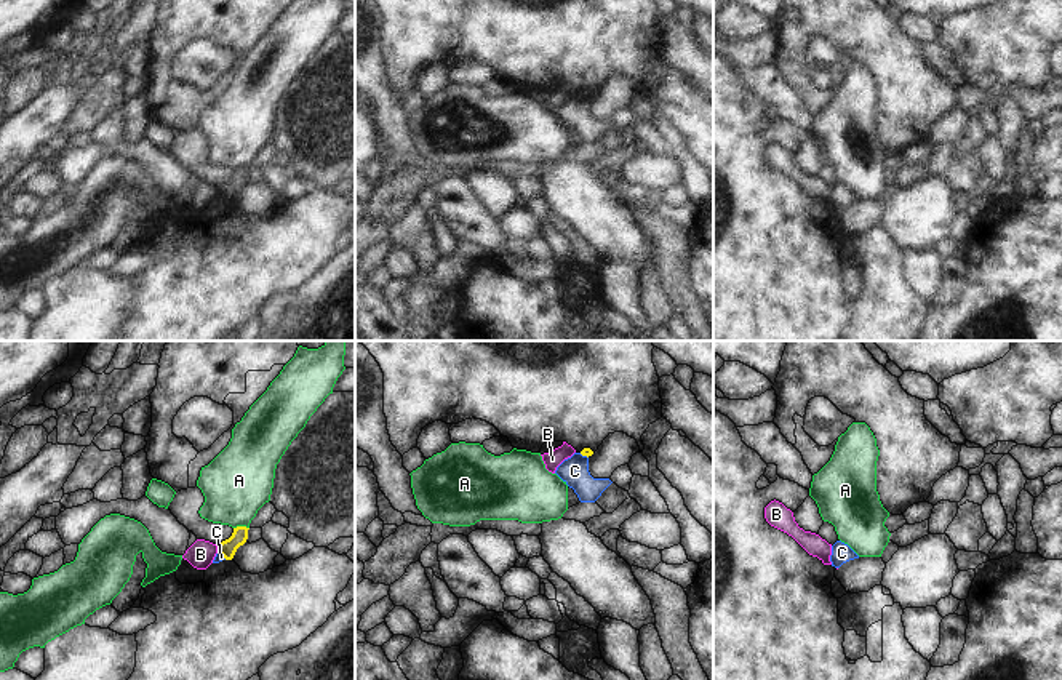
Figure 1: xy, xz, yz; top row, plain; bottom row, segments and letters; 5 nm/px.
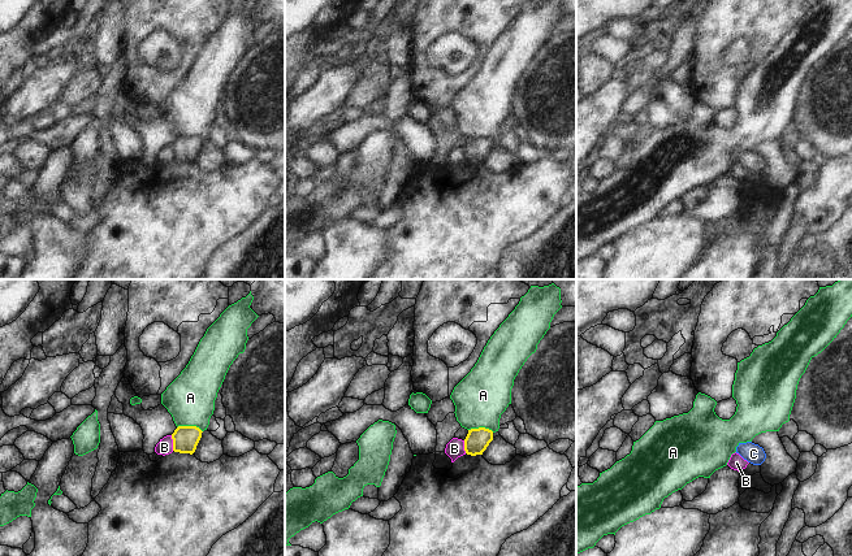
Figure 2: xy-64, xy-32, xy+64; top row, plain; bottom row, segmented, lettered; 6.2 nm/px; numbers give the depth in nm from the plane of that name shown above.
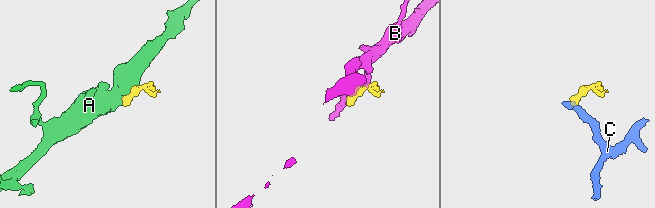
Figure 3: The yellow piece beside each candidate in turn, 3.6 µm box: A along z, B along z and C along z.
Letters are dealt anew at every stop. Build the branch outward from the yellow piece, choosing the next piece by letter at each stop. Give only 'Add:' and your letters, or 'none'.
Add: none

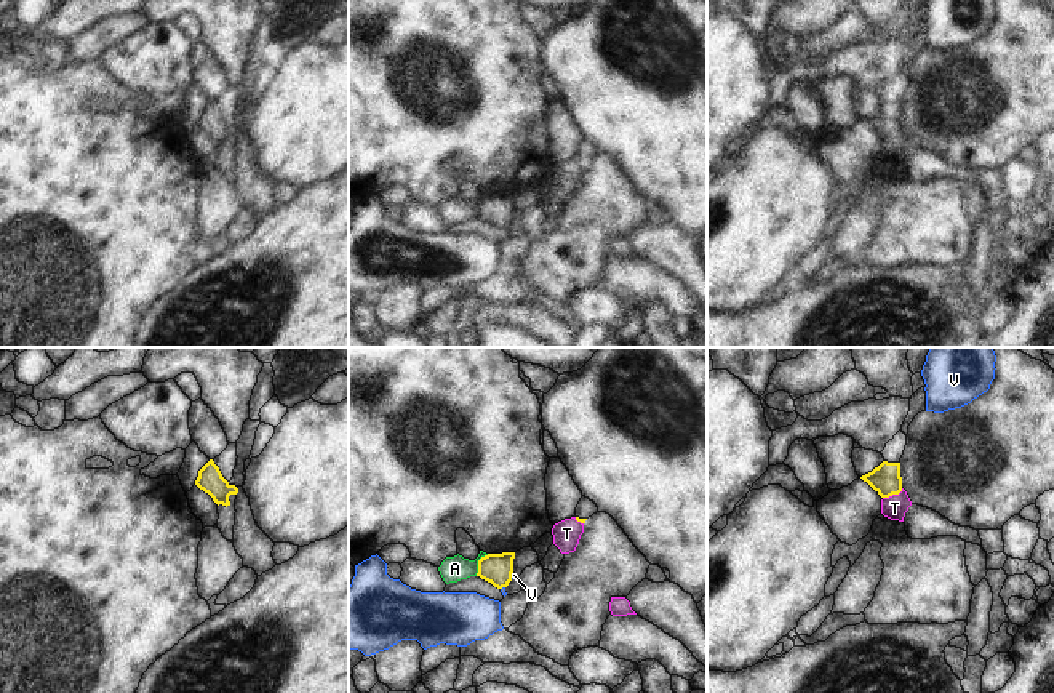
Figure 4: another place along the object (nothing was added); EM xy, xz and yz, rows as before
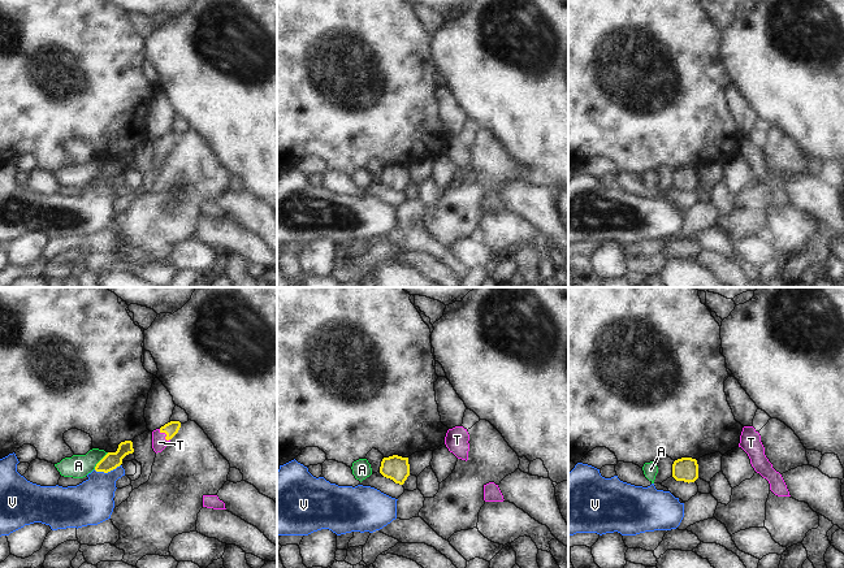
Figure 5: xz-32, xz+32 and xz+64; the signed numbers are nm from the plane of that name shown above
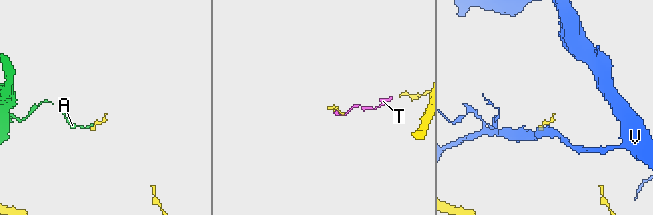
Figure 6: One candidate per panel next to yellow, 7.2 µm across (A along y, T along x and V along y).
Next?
Add: T

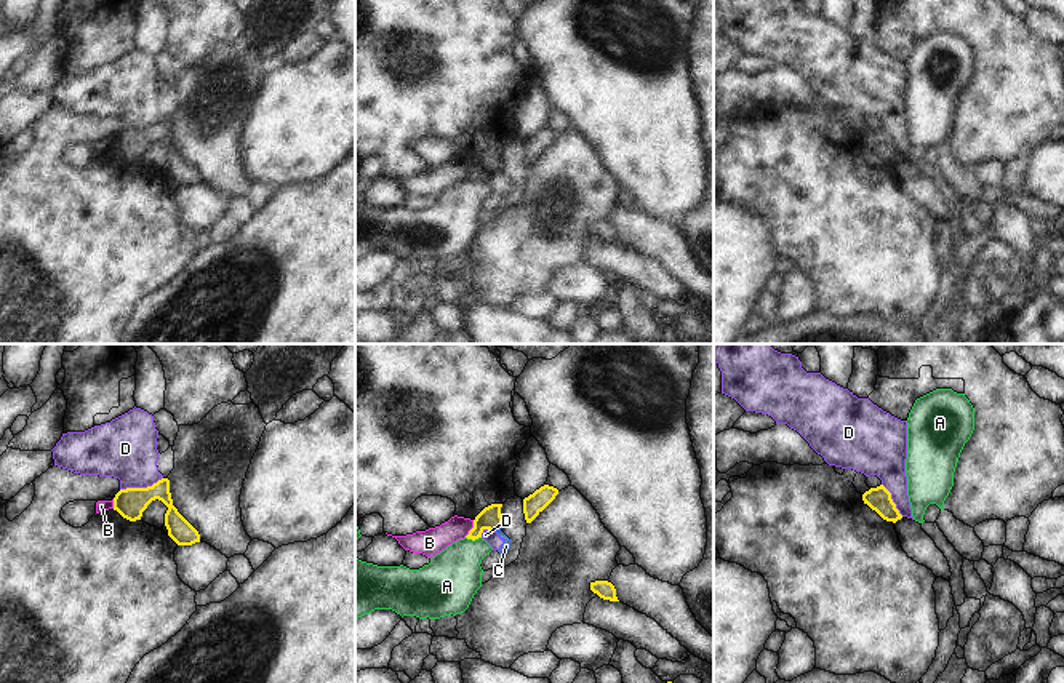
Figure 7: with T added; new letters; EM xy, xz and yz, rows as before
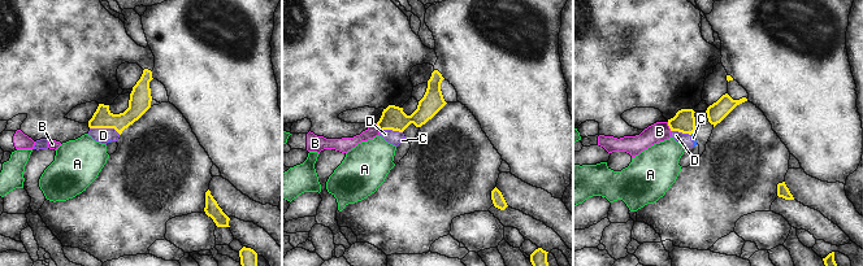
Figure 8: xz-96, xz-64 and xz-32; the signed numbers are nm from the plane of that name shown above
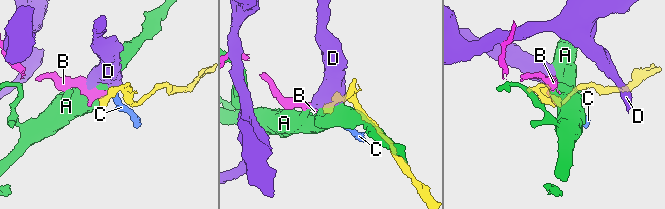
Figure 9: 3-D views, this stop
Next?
Add: none

